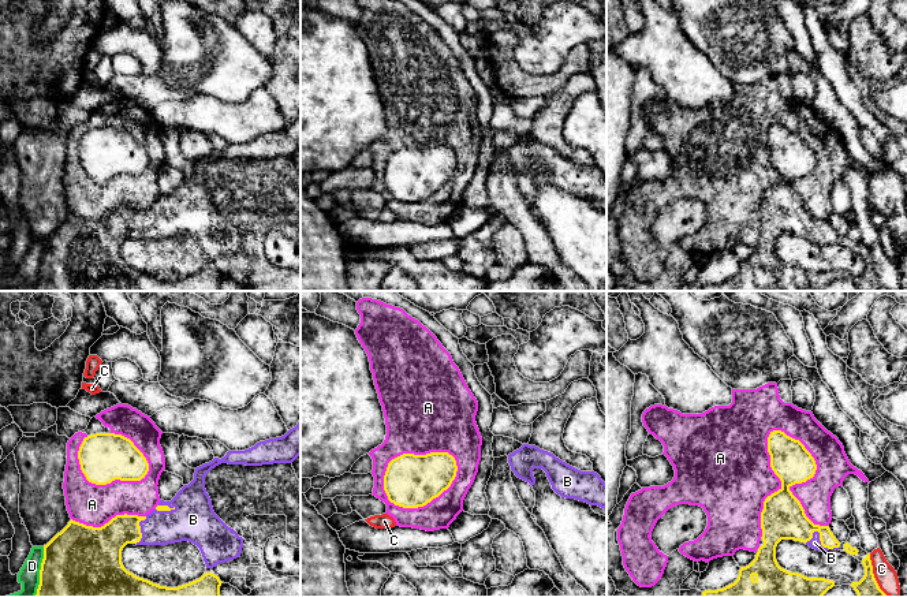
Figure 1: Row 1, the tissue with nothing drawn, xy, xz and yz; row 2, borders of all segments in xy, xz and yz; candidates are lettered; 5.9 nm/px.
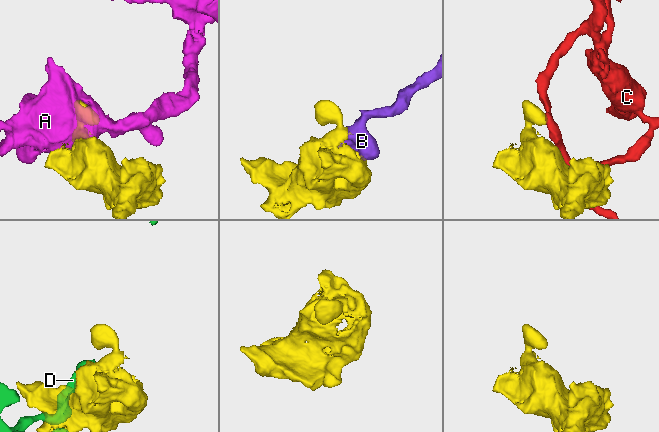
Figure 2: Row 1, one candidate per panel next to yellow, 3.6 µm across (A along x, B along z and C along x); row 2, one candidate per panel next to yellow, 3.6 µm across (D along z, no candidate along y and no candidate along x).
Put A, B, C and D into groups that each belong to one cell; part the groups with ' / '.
A / B / C / D

